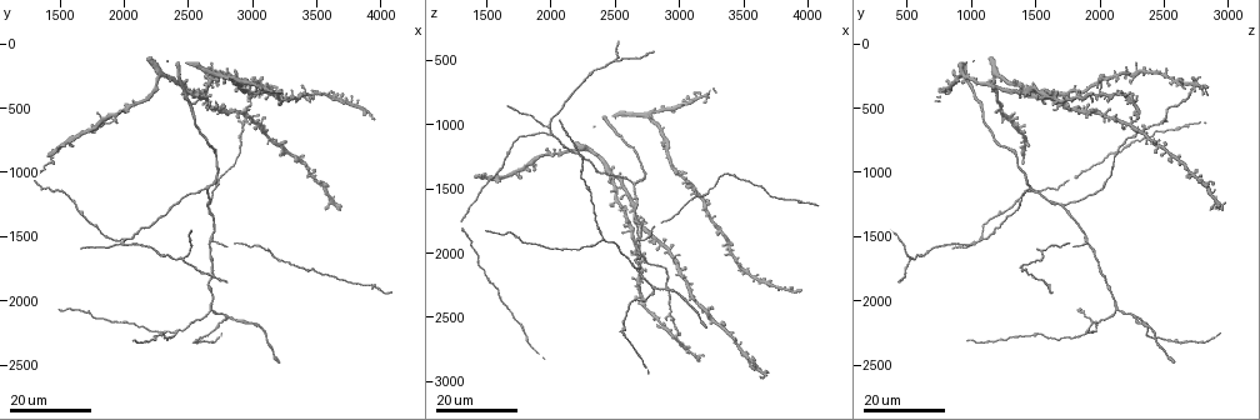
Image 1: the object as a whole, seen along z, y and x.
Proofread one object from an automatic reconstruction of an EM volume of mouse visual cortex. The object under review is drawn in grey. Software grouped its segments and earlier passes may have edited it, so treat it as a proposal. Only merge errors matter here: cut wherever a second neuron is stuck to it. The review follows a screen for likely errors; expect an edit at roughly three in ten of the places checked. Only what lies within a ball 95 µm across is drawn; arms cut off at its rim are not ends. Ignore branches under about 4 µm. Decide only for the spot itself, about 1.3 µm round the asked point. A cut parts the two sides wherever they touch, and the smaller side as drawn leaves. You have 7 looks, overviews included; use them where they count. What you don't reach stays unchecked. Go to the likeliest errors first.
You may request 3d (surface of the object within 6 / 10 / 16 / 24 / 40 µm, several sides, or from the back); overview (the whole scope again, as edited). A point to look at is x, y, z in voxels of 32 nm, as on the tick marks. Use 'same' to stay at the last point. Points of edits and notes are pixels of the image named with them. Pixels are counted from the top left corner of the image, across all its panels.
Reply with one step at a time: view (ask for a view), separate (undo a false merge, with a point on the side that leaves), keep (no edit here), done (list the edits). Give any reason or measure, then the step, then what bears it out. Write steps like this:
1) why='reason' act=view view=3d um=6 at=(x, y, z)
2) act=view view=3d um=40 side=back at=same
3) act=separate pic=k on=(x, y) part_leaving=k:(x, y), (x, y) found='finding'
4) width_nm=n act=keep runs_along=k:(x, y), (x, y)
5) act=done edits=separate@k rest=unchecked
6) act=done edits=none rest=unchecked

why='branch point' act=view view=3d um=24 at=(2700, 1540, 1920)

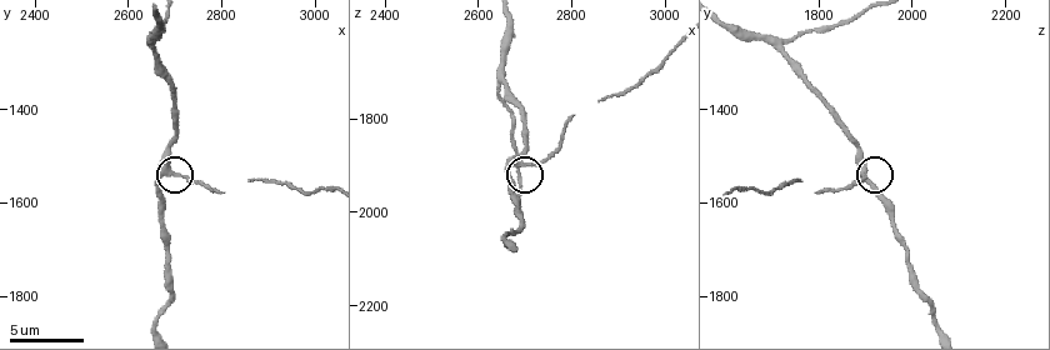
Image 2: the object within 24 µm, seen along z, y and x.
why='closer look' act=view view=3d um=10 at=(2685, 1540, 1890)

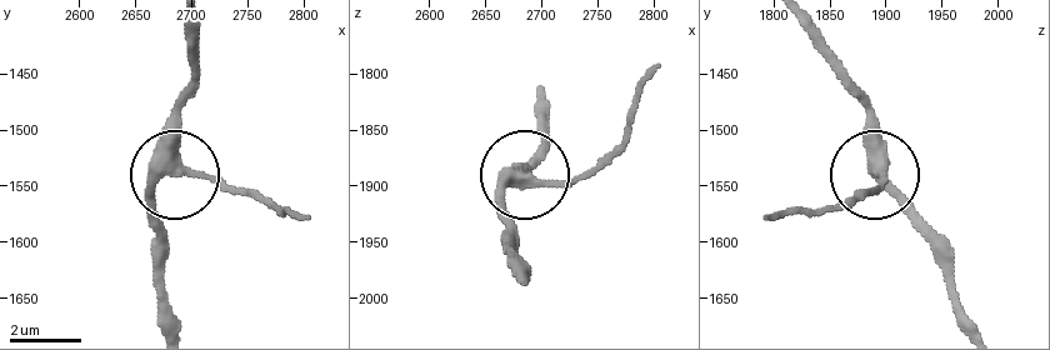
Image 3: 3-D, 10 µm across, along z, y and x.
side_arm_um=60 act=keep runs_along=3:(536, 88), (546, 139), (528, 175), (564, 184), (605, 165) found='continuous, no second neuron'

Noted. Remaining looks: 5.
why='three arms meet' act=view view=3d um=10 at=(2650, 1270, 1715)

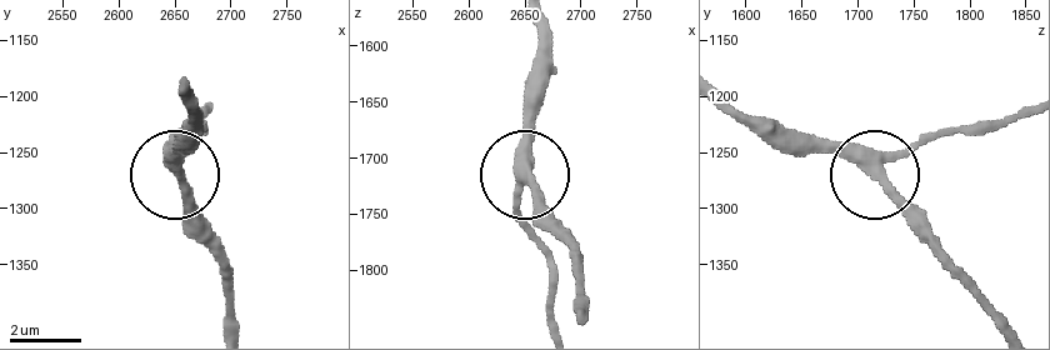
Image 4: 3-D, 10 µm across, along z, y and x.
arms=3 act=keep runs_along=4:(1025, 108), (936, 135), (883, 168), (883, 185), (933, 236) found='continuous, no second neuron'

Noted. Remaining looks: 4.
why='three arms meet' act=view view=3d um=24 at=(2620, 1140, 1460)

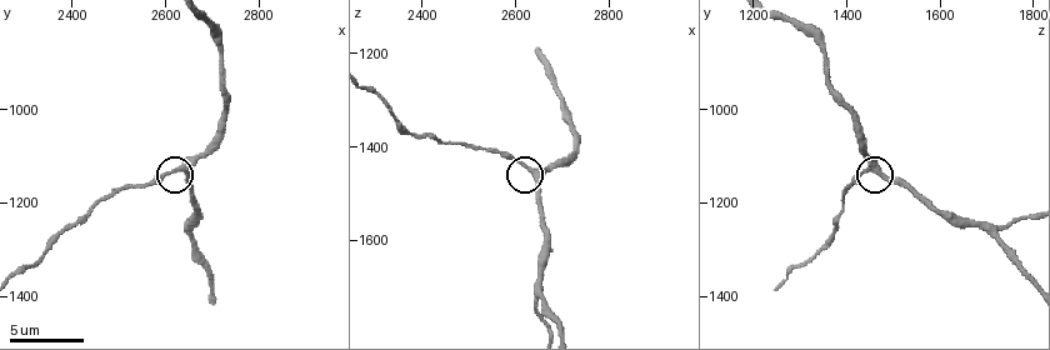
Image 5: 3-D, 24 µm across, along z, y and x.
act=view view=3d um=6 at=(2630, 1125, 1450)

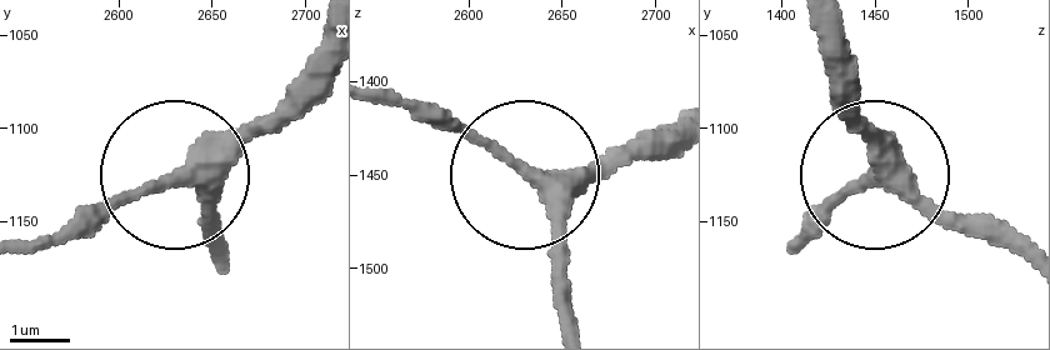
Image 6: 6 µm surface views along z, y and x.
arms=3 act=keep runs_along=6:(223, 260), (174, 180), (134, 190), (79, 235) found='one neuron here'

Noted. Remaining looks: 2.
act=done edits=none rest=unchecked

